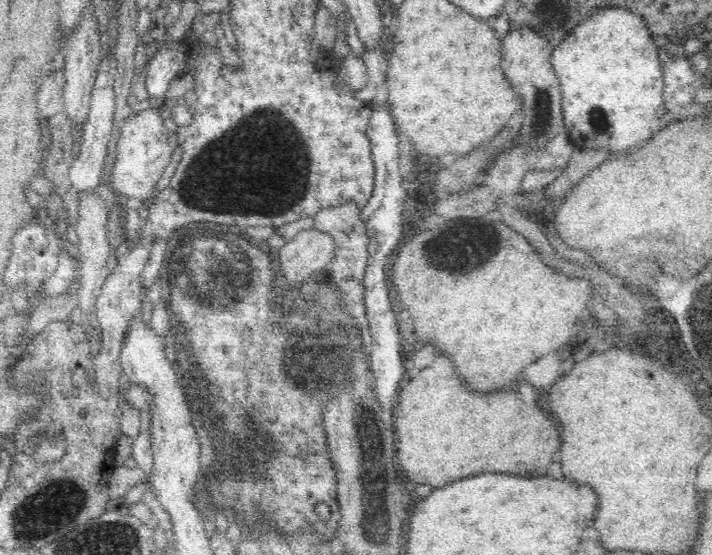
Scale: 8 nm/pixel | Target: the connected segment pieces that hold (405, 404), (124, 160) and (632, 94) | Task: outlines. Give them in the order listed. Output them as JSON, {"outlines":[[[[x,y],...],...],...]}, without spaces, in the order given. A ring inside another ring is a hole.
{"outlines":[[[[438,356],[432,366],[420,370],[418,378],[410,380],[407,385],[402,384],[399,392],[398,402],[392,412],[391,425],[396,428],[395,436],[398,438],[395,445],[396,463],[401,471],[401,480],[438,488],[450,484],[452,480],[460,480],[474,474],[488,474],[488,472],[502,472],[516,476],[524,476],[530,472],[538,476],[546,474],[546,466],[554,460],[554,454],[560,448],[558,426],[550,418],[546,418],[538,406],[528,408],[520,400],[518,392],[498,392],[486,396],[468,392],[462,386],[450,358]]],[[[148,107],[137,114],[132,114],[122,126],[110,178],[115,192],[138,198],[140,201],[146,200],[153,194],[156,183],[170,164],[175,149],[168,143],[164,129],[166,107]]],[[[608,8],[602,10],[596,10],[596,14],[592,18],[586,18],[570,36],[566,36],[559,46],[556,47],[550,59],[550,64],[554,68],[554,72],[558,74],[560,78],[560,88],[562,88],[562,110],[564,110],[564,130],[567,131],[567,135],[573,142],[574,146],[581,148],[582,150],[610,150],[612,154],[614,152],[622,152],[622,150],[628,150],[628,148],[634,148],[636,144],[644,142],[651,138],[656,130],[657,120],[656,112],[658,108],[662,106],[663,102],[663,92],[665,89],[665,84],[663,81],[663,65],[660,63],[660,58],[658,57],[658,49],[653,41],[652,34],[649,28],[645,24],[645,20],[628,11],[628,9]]]]}

